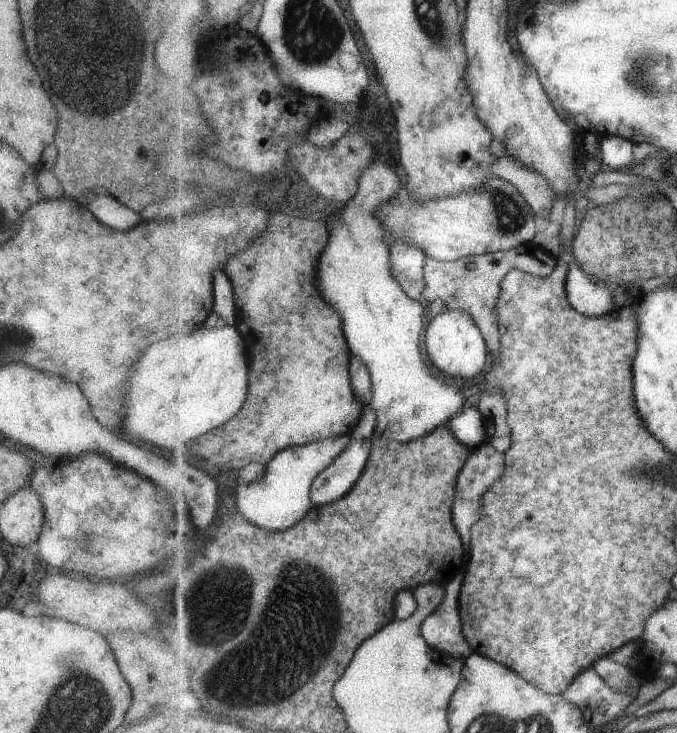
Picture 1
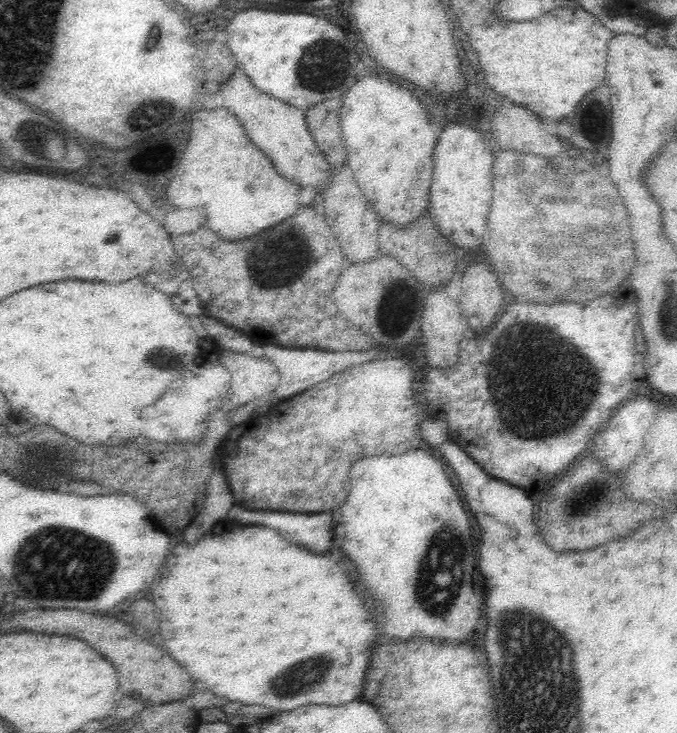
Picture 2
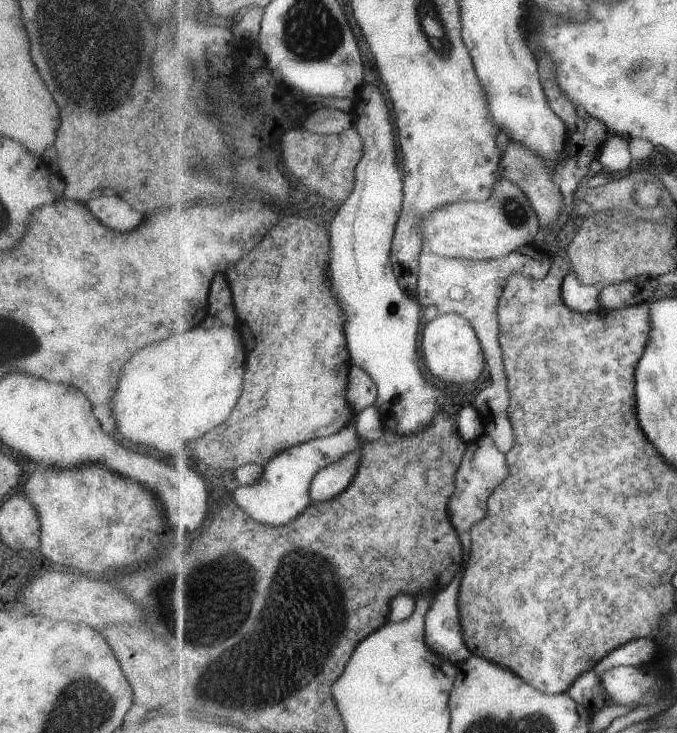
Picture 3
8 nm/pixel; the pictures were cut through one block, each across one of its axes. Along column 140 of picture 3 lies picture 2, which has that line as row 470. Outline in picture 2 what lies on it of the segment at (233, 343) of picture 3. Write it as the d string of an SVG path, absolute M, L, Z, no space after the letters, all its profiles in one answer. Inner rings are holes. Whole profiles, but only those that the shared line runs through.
M412 448L404 454L398 456L364 456L362 460L354 462L354 466L350 468L350 496L346 498L346 502L340 508L332 510L332 518L334 518L334 540L336 544L343 548L345 556L348 556L356 568L358 568L358 578L362 580L362 586L374 596L376 604L382 608L384 612L384 634L386 636L394 636L394 638L410 638L416 634L428 636L428 638L444 638L448 642L462 642L466 640L466 636L476 630L476 622L482 616L482 606L484 606L484 578L476 566L476 542L474 542L474 530L470 526L470 518L468 512L464 510L464 502L460 500L460 496L456 494L450 476L446 474L448 470L442 466L442 462L436 458L440 454L432 454L426 452L426 448Z

